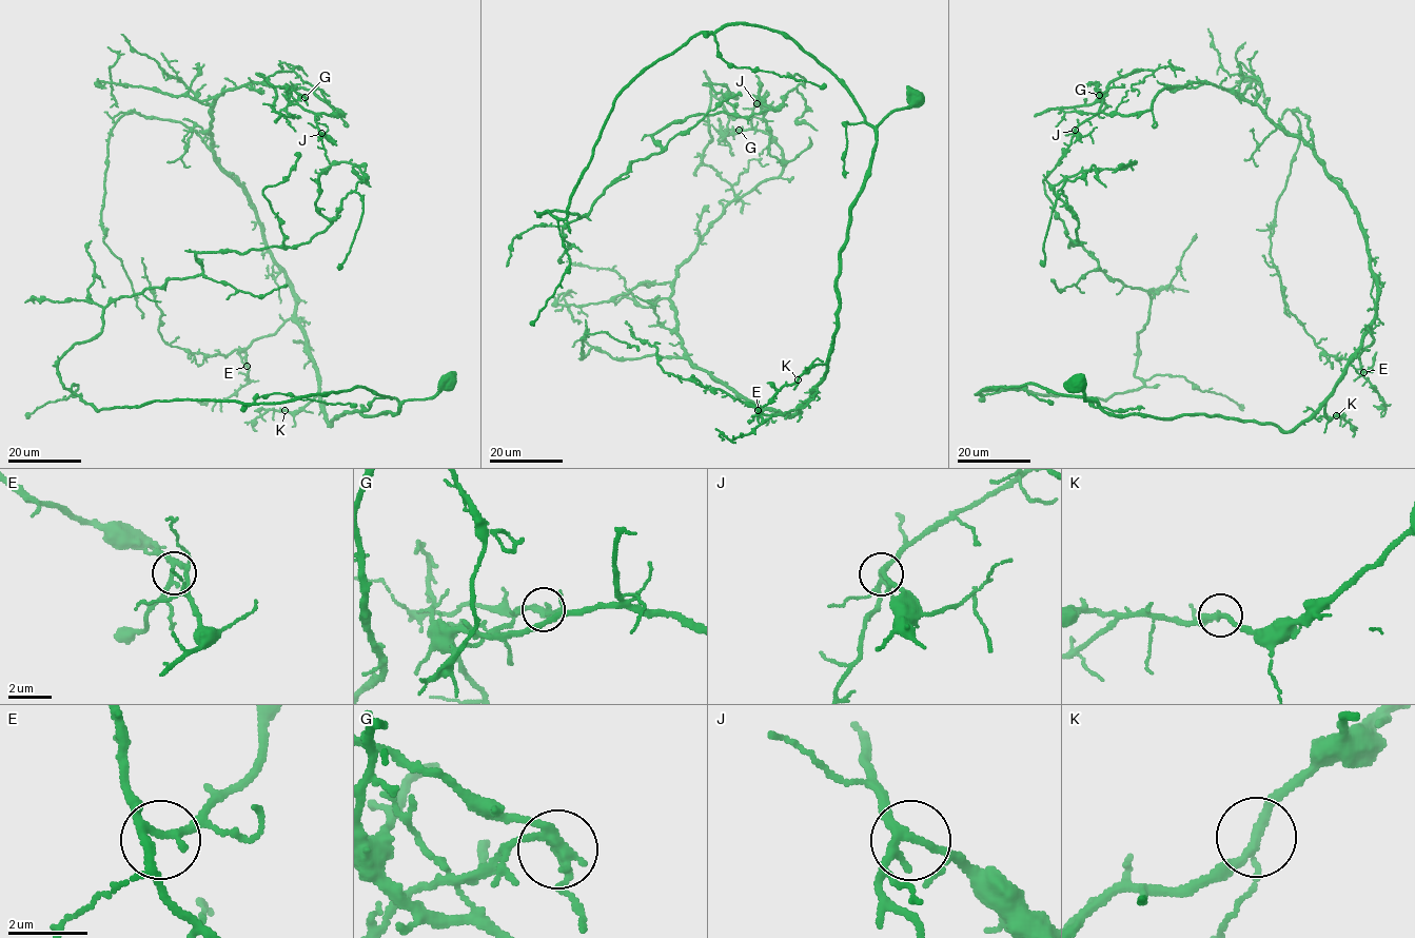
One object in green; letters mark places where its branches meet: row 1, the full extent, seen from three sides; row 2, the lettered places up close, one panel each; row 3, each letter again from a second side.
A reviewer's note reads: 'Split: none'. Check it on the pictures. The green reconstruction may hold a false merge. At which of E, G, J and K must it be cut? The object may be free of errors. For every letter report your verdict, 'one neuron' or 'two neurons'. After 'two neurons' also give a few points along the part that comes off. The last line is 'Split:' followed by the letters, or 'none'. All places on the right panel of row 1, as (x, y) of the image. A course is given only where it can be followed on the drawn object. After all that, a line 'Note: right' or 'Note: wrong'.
E: one neuron
G: two neurons | (1099, 95), (1105, 104), (1097, 114), (1061, 109), (1092, 104), (1137, 69), (1154, 71), (1132, 85), (1138, 96)
J: one neuron
K: one neuron
Split: G
Note: wrong

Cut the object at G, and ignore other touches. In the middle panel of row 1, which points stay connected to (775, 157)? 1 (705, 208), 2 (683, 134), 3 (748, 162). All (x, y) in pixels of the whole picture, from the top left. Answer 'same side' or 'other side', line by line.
1: same side
2: same side
3: other side

